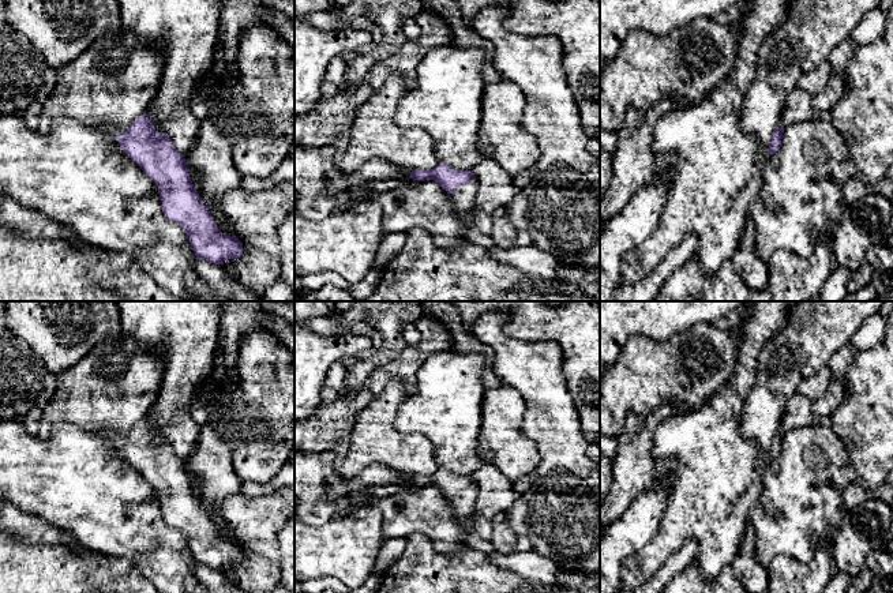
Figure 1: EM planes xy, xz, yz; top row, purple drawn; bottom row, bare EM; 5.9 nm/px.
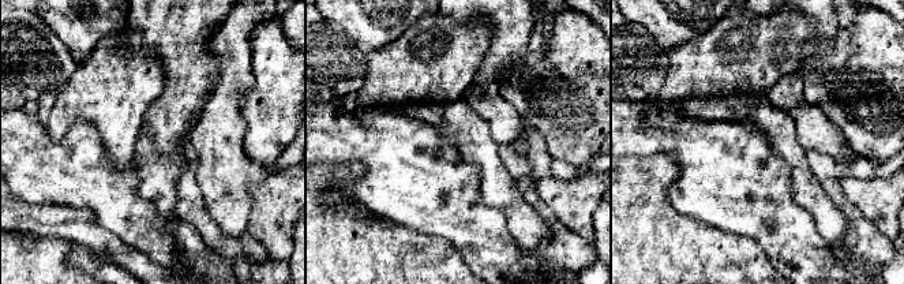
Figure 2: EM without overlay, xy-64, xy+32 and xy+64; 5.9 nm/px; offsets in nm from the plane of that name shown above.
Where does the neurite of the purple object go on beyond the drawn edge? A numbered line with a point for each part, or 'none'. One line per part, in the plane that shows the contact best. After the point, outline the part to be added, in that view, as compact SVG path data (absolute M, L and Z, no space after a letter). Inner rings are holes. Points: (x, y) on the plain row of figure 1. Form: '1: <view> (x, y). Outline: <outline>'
1: xz (464, 502). Outline: M468 487L455 492L454 496L449 499L457 518L468 521L477 511L476 499L479 491L480 489L477 487Z

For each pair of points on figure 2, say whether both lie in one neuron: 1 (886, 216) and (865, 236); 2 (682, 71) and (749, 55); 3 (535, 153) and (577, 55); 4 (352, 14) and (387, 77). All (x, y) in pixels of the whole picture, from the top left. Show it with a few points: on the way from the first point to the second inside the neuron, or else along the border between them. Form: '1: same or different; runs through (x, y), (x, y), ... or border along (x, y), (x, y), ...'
1: different; border along (854, 204), (889, 238)
2: same; runs through (698, 66), (705, 66), (732, 55)
3: different; border along (528, 118), (541, 134), (547, 152), (552, 157)
4: different; border along (400, 34), (367, 55)

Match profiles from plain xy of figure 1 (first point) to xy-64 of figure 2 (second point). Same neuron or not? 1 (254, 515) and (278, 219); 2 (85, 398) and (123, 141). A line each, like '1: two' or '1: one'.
1: one
2: one

